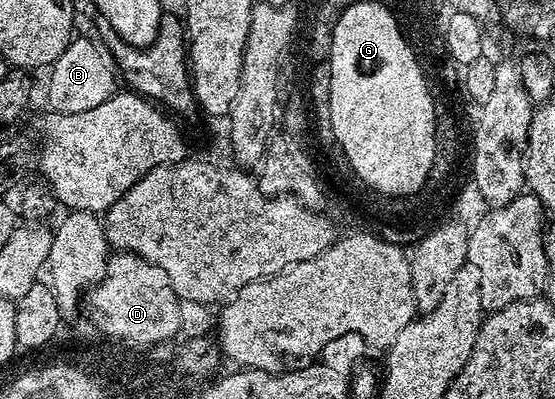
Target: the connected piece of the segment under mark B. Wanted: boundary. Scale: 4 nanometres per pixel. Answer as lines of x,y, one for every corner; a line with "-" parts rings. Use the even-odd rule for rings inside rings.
73,38
60,56
50,64
48,75
48,111
58,115
86,113
111,95
117,94
118,72
115,61
95,38

